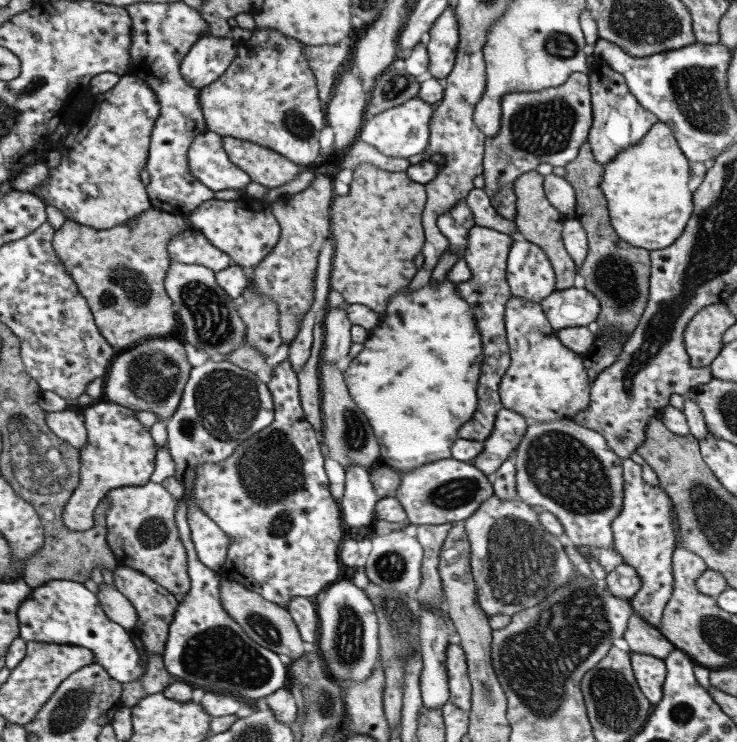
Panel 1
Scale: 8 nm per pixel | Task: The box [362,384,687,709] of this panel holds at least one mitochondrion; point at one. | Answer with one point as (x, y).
(559, 466)

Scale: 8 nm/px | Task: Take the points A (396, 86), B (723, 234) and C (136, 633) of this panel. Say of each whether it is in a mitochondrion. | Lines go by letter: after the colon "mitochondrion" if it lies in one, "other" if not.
A: mitochondrion
B: mitochondrion
C: other

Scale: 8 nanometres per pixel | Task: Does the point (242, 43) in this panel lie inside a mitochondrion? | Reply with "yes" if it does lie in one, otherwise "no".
no

